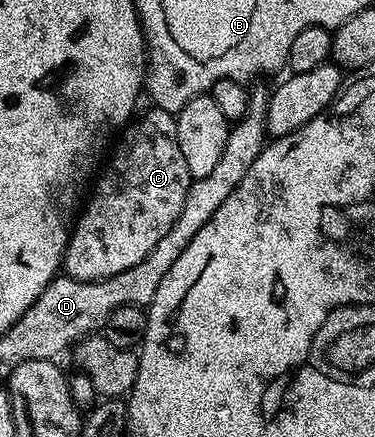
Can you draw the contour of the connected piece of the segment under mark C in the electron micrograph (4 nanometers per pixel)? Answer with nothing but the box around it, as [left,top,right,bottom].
[62,108,193,281]

